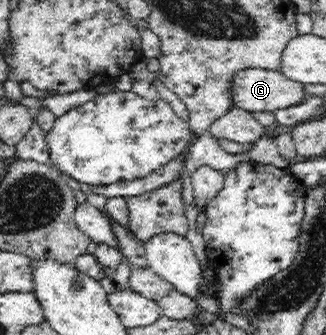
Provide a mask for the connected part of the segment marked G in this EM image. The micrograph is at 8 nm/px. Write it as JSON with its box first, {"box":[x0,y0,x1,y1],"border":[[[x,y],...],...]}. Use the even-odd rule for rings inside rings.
{"box":[228,68,304,113],"border":[[[247,68],[239,69],[231,75],[228,82],[228,91],[231,97],[233,108],[246,109],[255,113],[256,111],[276,111],[279,108],[285,108],[296,105],[297,102],[304,99],[302,84],[287,79],[279,70]]]}

